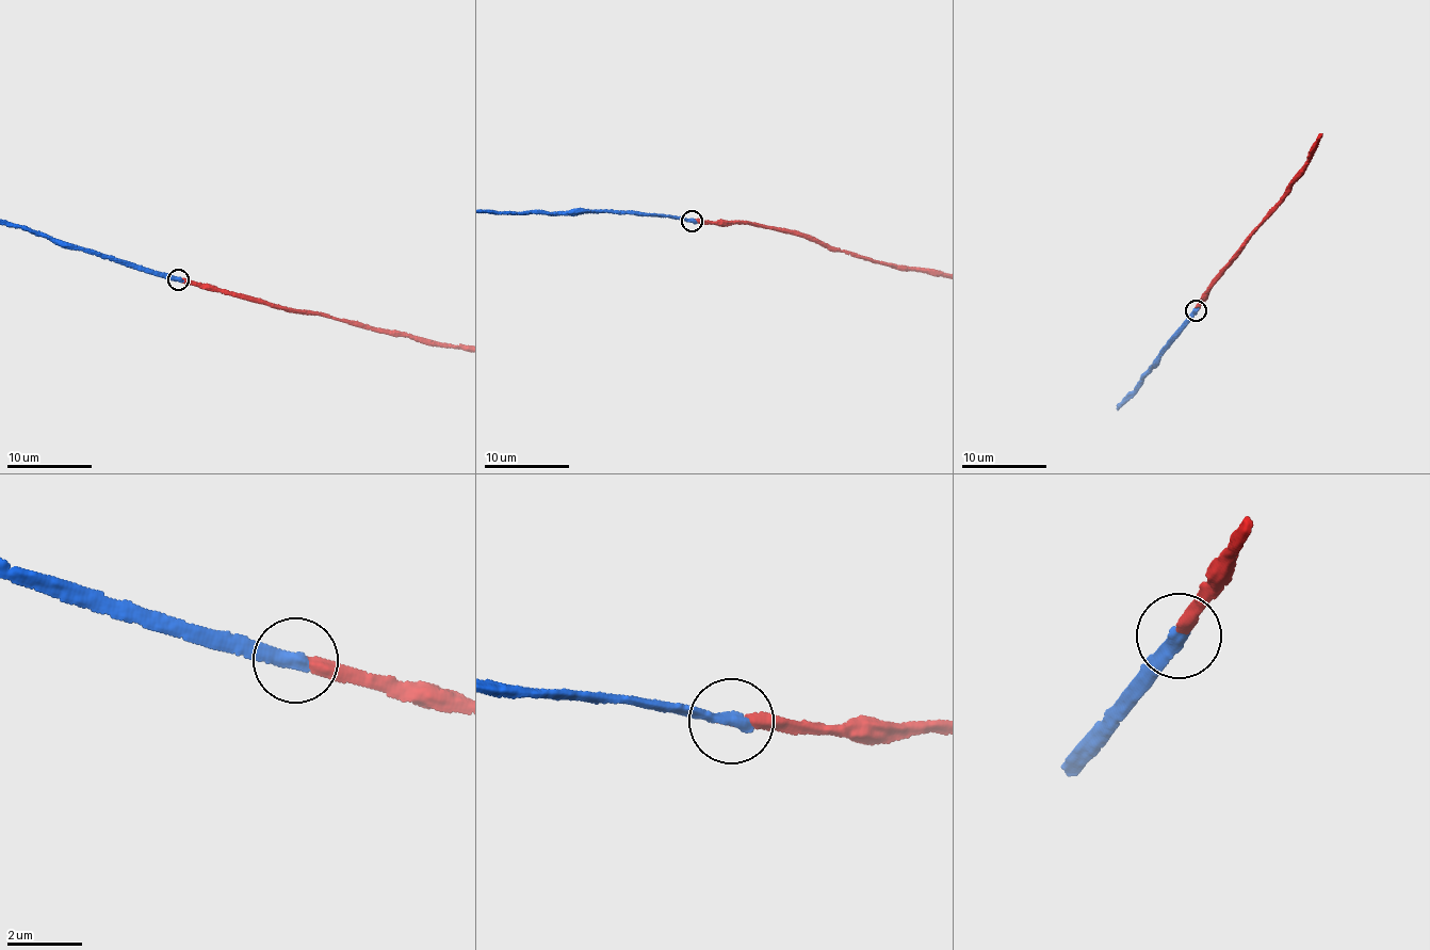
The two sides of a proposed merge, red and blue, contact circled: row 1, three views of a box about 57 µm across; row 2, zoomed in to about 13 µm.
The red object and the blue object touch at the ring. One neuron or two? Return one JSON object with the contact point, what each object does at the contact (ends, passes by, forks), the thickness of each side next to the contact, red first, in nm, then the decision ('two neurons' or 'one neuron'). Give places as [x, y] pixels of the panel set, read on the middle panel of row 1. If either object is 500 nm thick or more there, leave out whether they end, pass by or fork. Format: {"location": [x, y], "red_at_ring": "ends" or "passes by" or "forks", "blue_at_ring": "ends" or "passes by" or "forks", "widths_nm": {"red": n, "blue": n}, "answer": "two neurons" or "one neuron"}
{"location": [692, 221], "red_at_ring": "ends", "blue_at_ring": "ends", "widths_nm": {"red": 280, "blue": 360}, "answer": "one neuron"}

